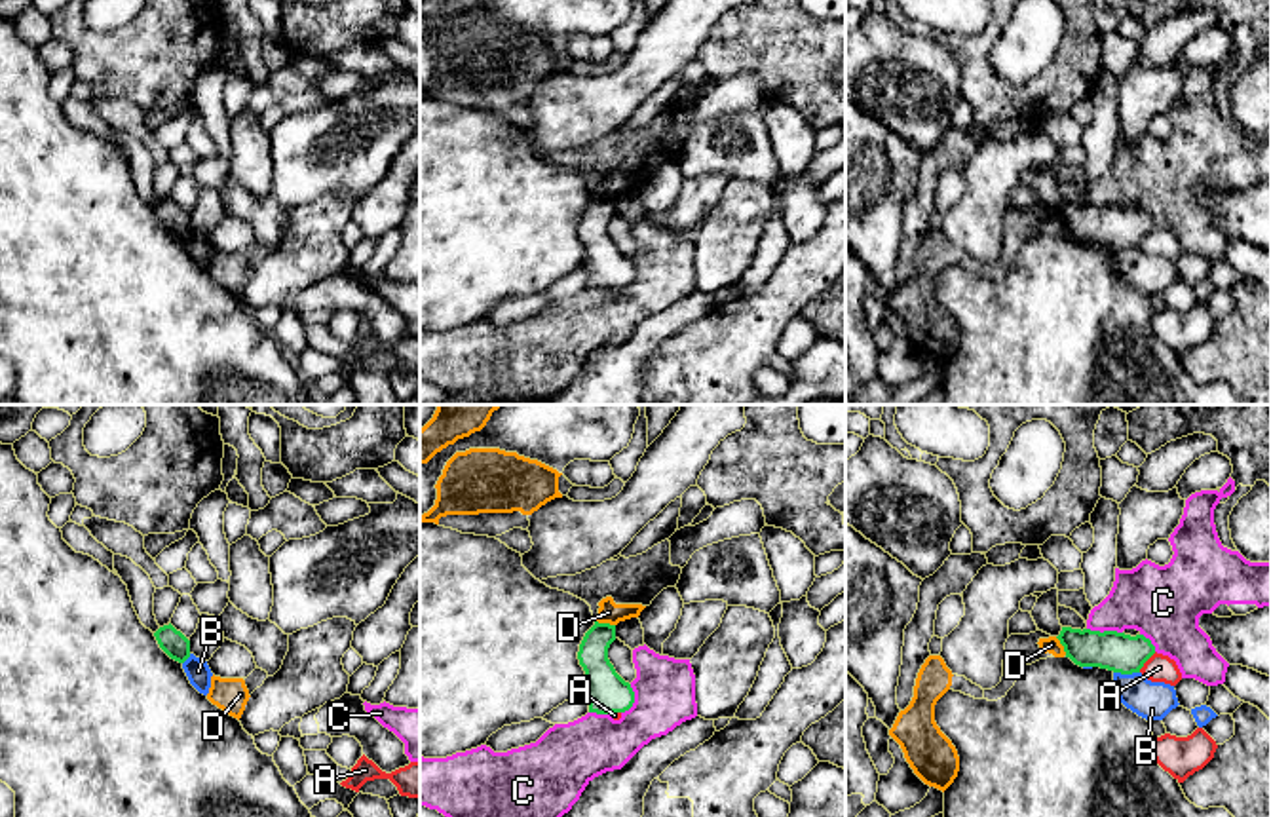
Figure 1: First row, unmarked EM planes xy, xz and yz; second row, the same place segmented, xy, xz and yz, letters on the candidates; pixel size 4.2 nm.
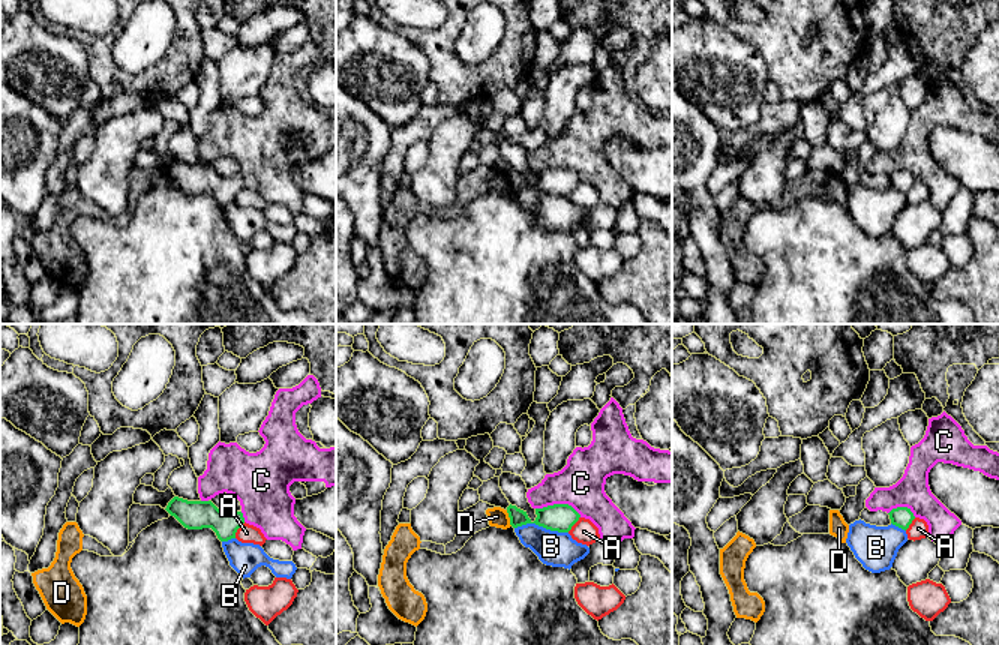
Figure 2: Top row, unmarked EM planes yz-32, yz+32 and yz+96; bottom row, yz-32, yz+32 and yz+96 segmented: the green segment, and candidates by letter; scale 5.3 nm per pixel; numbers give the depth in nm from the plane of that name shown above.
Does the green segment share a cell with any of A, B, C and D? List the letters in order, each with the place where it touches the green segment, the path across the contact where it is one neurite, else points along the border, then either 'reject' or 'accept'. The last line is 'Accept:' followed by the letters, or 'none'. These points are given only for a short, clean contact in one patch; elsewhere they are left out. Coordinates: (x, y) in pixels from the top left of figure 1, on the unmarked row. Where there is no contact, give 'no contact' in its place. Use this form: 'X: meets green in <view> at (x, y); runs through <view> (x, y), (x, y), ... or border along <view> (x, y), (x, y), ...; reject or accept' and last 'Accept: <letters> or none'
A: meets green in yz at (1146, 234); reject
B: meets green in yz at (1127, 247); reject
C: meets green in yz at (1104, 206); reject
D: meets green in xz at (607, 198); border along xz (597, 194), (614, 200); reject
Accept: none

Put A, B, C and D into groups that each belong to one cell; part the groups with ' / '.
A / B / C / D

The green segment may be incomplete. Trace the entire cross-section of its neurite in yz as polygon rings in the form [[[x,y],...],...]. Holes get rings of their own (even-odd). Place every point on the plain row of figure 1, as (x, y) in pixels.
[[[1062,201],[1056,213],[1064,220],[1066,232],[1075,239],[1100,241],[1121,249],[1140,247],[1155,228],[1155,220],[1144,209]]]

